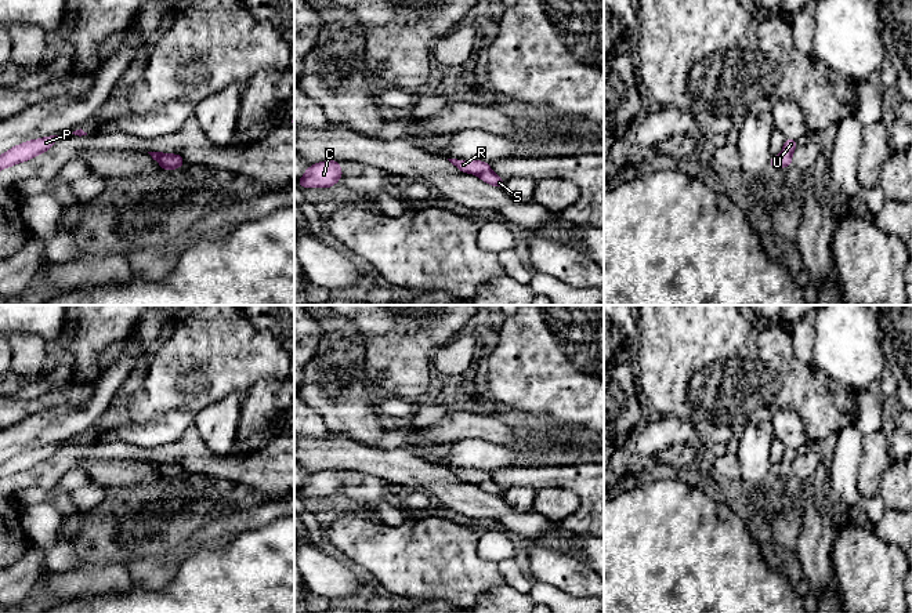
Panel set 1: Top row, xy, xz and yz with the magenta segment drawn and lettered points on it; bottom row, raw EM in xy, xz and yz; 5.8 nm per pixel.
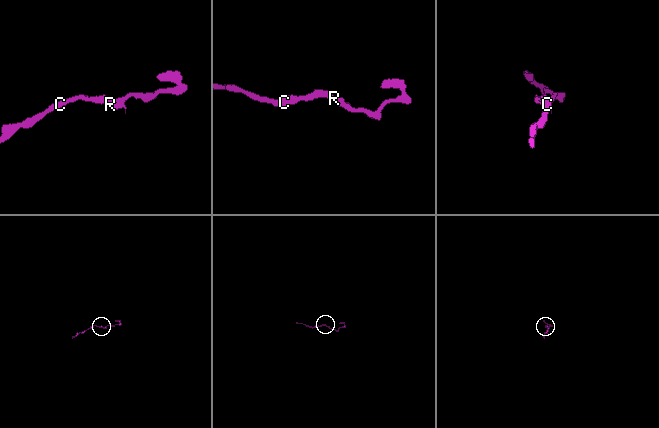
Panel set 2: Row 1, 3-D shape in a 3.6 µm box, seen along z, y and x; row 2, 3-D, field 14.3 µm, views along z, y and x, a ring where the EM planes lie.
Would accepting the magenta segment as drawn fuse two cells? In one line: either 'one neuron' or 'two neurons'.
one neuron

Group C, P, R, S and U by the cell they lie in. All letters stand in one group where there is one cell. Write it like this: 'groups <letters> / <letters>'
groups C P R S U

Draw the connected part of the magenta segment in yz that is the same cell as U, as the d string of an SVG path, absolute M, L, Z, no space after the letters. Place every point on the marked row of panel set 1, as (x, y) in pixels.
M785 138L782 152L779 156L771 156L770 159L770 168L785 168L792 167L792 155L795 149L797 148L799 141L795 141L792 138Z

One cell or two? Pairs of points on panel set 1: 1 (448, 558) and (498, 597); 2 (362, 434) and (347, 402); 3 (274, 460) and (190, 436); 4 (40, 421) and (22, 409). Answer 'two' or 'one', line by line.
1: two
2: one
3: one
4: two

